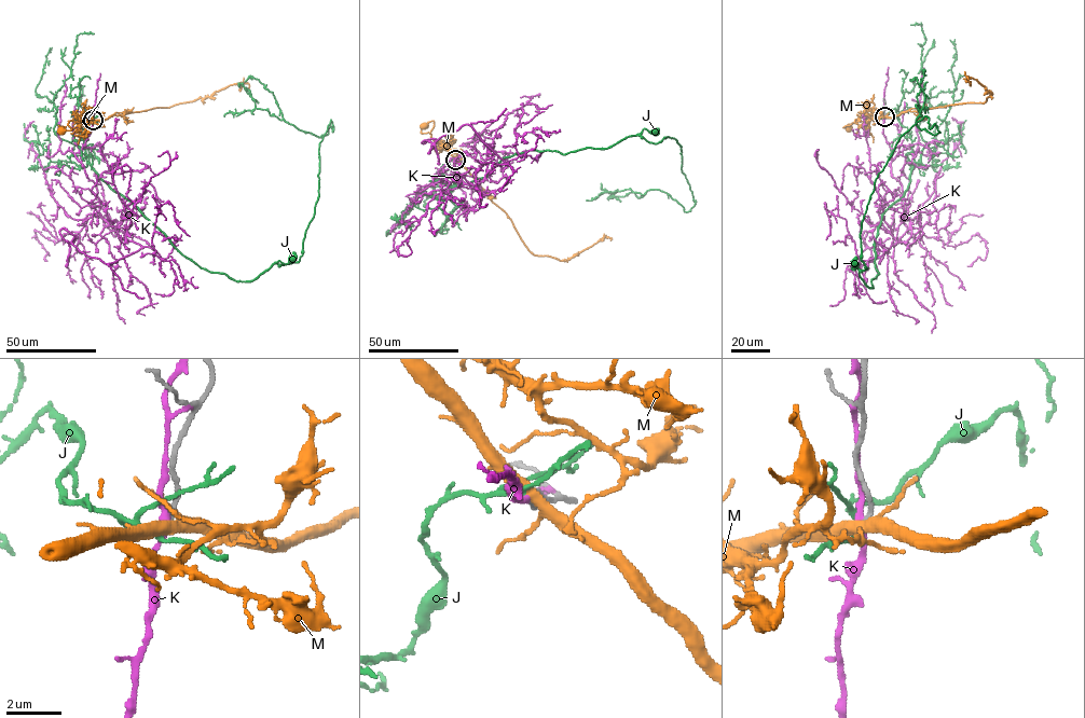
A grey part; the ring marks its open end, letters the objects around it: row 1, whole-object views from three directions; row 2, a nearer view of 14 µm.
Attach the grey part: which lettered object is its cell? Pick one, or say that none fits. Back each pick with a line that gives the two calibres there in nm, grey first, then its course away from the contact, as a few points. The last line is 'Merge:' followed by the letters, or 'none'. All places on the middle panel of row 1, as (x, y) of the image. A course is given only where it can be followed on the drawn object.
J: 170/160 nm | via (455, 160), (441, 173), (452, 188), (483, 178), (517, 154), (607, 149), (644, 128), (655, 132)
Merge: J

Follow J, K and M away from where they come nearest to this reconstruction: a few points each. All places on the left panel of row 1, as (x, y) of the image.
J: (93, 120), (85, 112), (79, 123), (86, 132), (90, 165), (202, 268), (251, 281), (292, 257)
K: (93, 120), (81, 163), (96, 187), (99, 213), (121, 237), (154, 256), (156, 218), (169, 203), (190, 236)
M: (93, 120), (68, 121), (71, 129), (62, 130)

